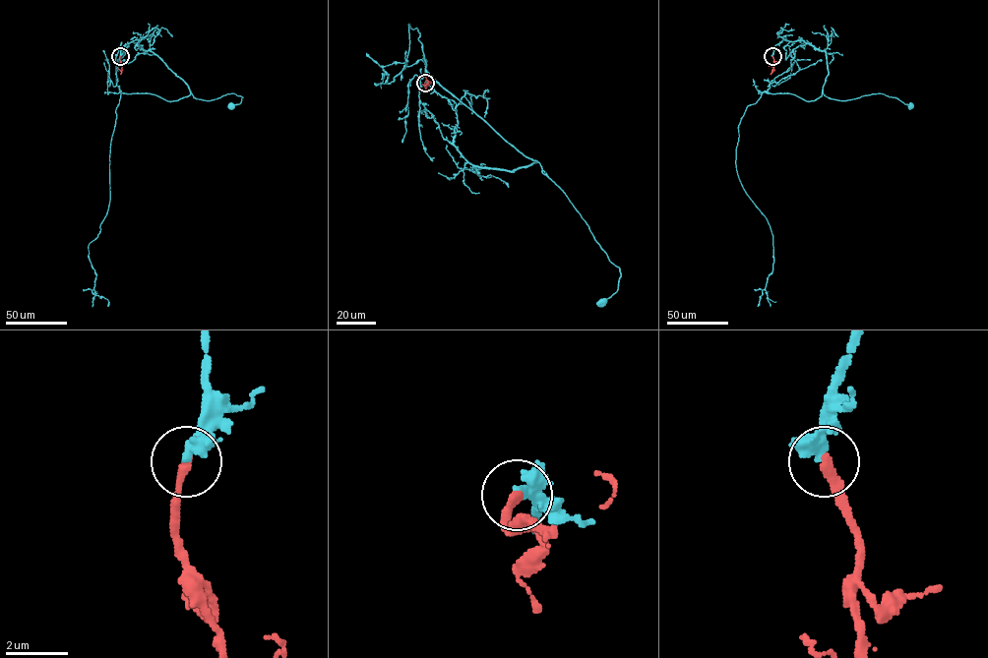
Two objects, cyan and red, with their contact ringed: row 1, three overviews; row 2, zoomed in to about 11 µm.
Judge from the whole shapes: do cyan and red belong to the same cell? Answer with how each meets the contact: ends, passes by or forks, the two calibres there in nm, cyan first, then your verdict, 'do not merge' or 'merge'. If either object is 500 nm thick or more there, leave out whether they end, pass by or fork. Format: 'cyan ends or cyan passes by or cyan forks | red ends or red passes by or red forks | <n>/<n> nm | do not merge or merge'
cyan passes by | red ends | 320/320 nm | merge

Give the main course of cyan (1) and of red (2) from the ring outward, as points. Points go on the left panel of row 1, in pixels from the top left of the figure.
1: (120, 56), (124, 45), (139, 39), (179, 77), (194, 97), (211, 100), (232, 93), (243, 97), (231, 104)
2: (120, 56), (122, 70), (118, 68)

